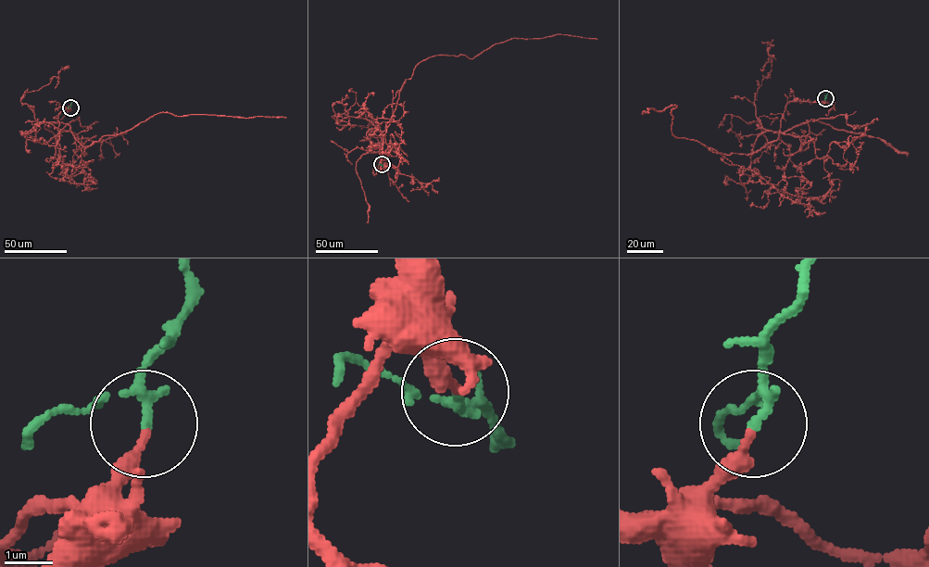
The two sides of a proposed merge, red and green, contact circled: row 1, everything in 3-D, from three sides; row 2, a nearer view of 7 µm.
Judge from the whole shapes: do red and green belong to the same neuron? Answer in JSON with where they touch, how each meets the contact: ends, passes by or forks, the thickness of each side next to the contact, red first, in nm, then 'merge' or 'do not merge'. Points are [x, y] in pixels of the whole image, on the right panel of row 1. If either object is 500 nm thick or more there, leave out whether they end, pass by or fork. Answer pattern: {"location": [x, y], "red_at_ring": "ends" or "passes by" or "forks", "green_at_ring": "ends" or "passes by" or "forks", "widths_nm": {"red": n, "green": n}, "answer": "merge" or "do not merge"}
{"location": [825, 98], "red_at_ring": "ends", "green_at_ring": "passes by", "widths_nm": {"red": 260, "green": 170}, "answer": "merge"}

